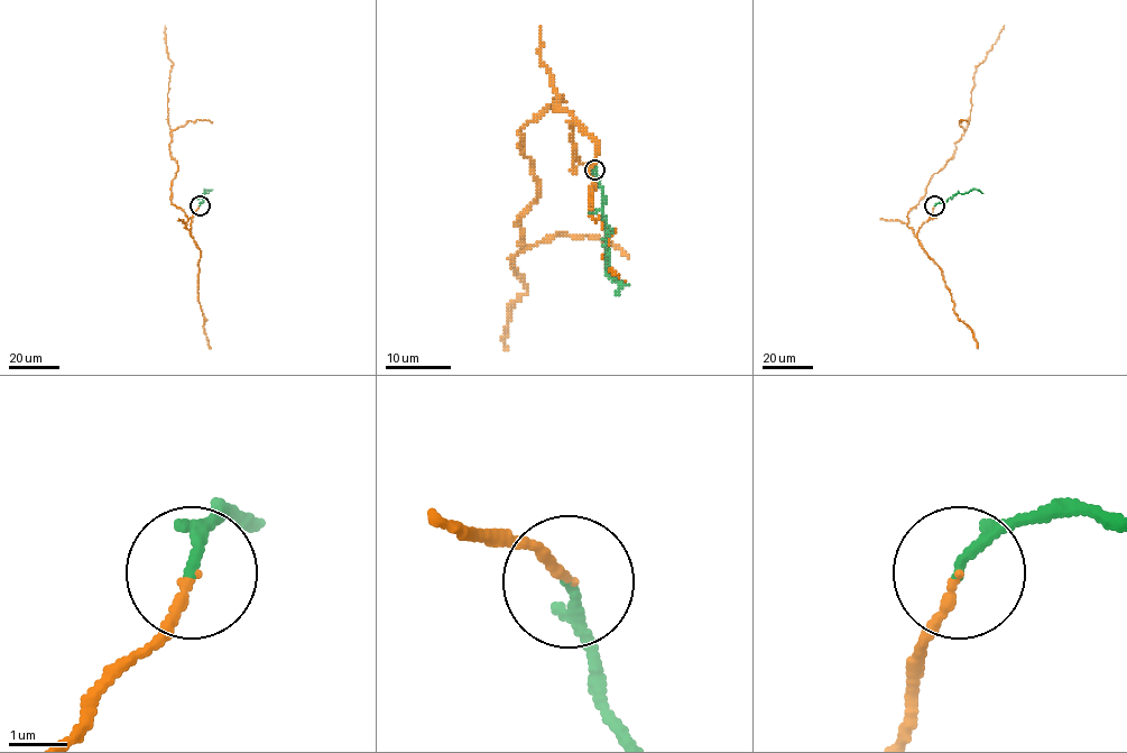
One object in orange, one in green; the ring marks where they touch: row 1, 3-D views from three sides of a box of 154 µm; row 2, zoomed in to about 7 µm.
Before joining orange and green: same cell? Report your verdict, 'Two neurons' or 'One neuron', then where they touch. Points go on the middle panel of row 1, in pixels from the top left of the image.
One neuron. Place: (594, 170)

